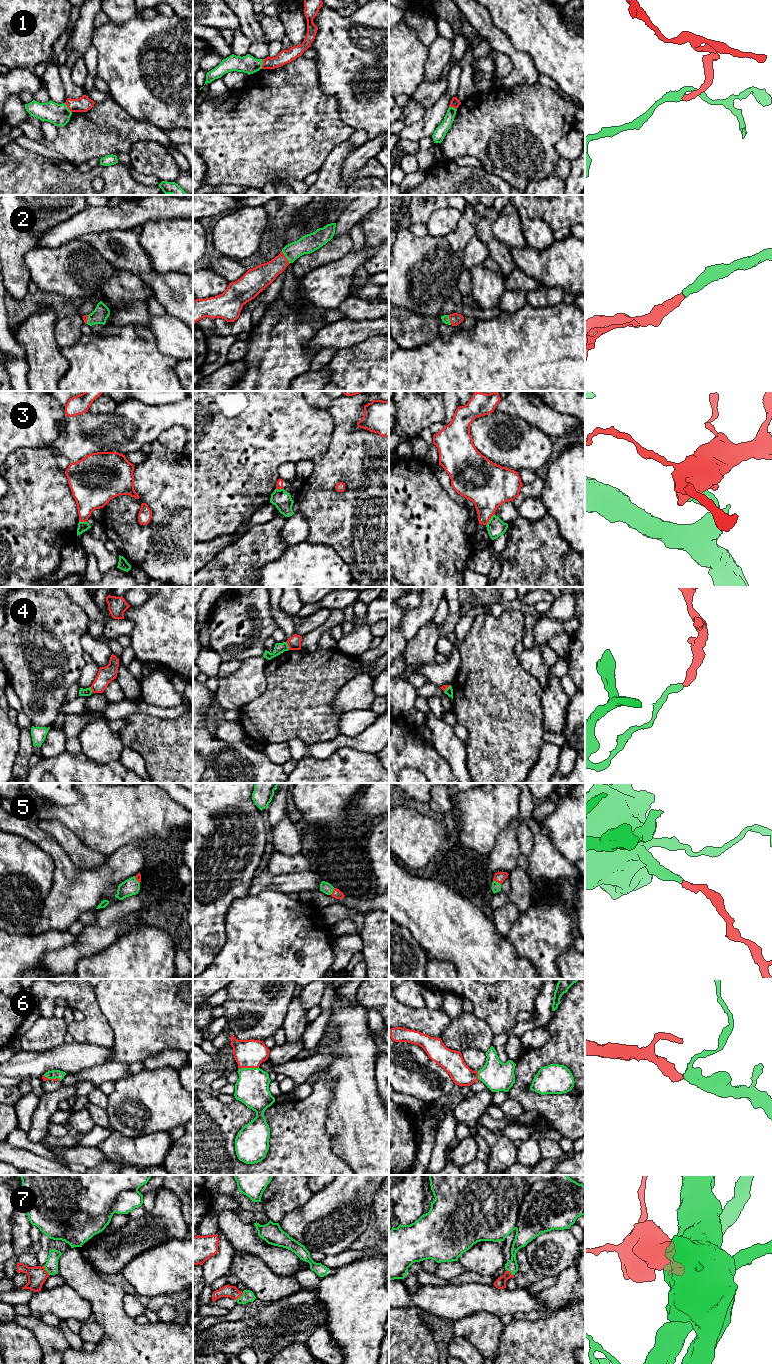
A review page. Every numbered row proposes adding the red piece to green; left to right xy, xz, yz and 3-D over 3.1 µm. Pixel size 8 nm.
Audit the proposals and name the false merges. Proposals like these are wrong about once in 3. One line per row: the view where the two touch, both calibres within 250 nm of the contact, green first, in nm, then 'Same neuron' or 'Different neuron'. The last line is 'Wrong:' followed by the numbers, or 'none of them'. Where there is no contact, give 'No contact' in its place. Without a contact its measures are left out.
1: Touches green in xz. Thickness 150 nm (green) against 110 nm. Different neuron
2: Touches green in xz. Thickness 150 nm (green) against 180 nm. Same neuron
3: Touches green in yz. Thickness 150 nm (green) against 320 nm. Different neuron
4: Touches green in xz. Thickness 90 nm (green) against 110 nm. Different neuron
5: Touches green in yz. Thickness 80 nm (green) against 90 nm. Same neuron
6: Touches green in xz. Thickness 280 nm (green) against 220 nm. Same neuron
7: Touches green in xz. Thickness 100 nm (green) against 100 nm. Same neuron
Wrong: 1, 3, 4

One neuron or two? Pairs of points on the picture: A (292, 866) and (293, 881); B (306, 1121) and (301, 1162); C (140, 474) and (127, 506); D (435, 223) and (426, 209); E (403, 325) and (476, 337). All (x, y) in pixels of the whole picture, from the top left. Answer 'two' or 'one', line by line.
A: two
B: one
C: one
D: two
E: two

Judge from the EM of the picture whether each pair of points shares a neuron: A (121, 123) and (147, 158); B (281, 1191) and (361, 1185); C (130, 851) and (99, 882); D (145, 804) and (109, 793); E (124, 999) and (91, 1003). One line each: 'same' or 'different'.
A: different
B: different
C: same
D: same
E: different

